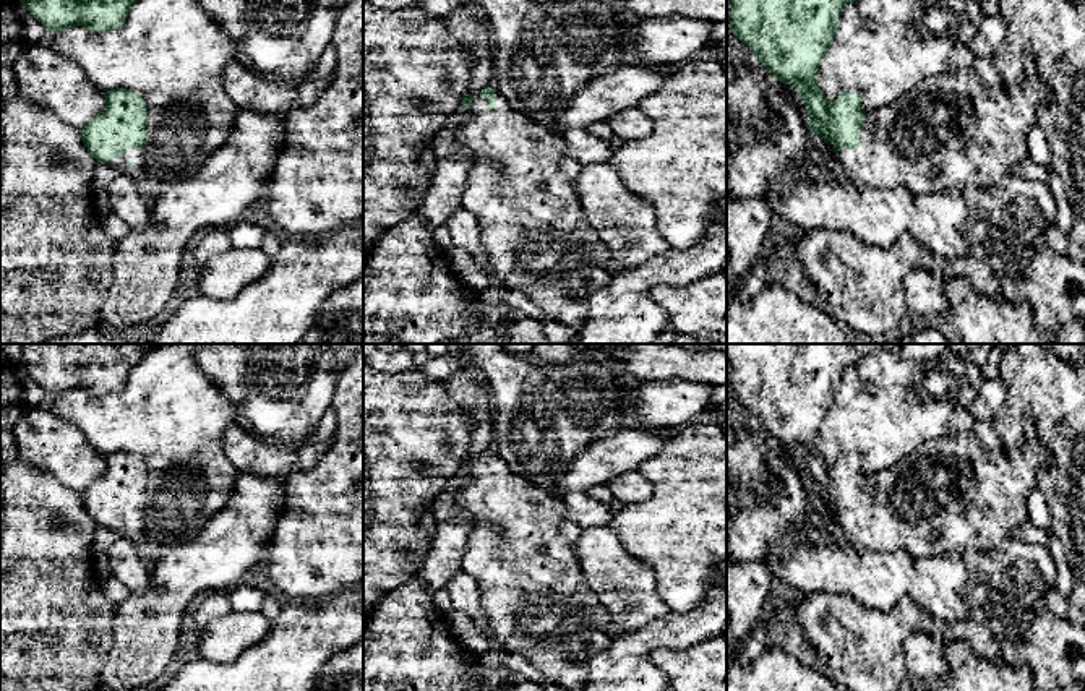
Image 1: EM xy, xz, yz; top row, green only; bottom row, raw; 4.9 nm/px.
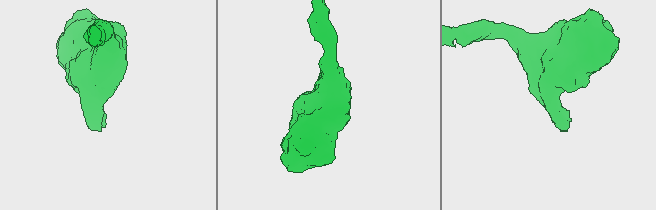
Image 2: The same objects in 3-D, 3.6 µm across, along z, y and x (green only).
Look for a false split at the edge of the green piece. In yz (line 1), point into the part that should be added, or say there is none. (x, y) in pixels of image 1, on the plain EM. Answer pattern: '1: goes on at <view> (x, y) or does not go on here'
1: goes on at yz (951, 493)

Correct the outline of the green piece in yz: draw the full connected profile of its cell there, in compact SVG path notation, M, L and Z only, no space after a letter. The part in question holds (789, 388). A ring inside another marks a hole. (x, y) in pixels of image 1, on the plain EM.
M727 344L731 363L730 389L733 399L748 409L756 423L775 444L791 448L803 462L809 479L809 493L832 504L842 537L858 552L895 553L907 552L913 558L936 556L968 548L989 550L1012 539L1012 534L1028 522L1027 495L1038 487L1038 472L1053 462L1051 454L1038 438L1036 425L1028 417L1023 440L1017 448L1006 446L1001 453L986 449L973 431L949 431L928 440L894 467L866 475L858 456L843 454L835 464L827 464L817 446L822 420L829 414L843 371L860 363L874 350L898 352L902 344Z

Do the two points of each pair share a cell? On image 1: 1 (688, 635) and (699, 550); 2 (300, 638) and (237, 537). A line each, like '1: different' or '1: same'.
1: different
2: different

